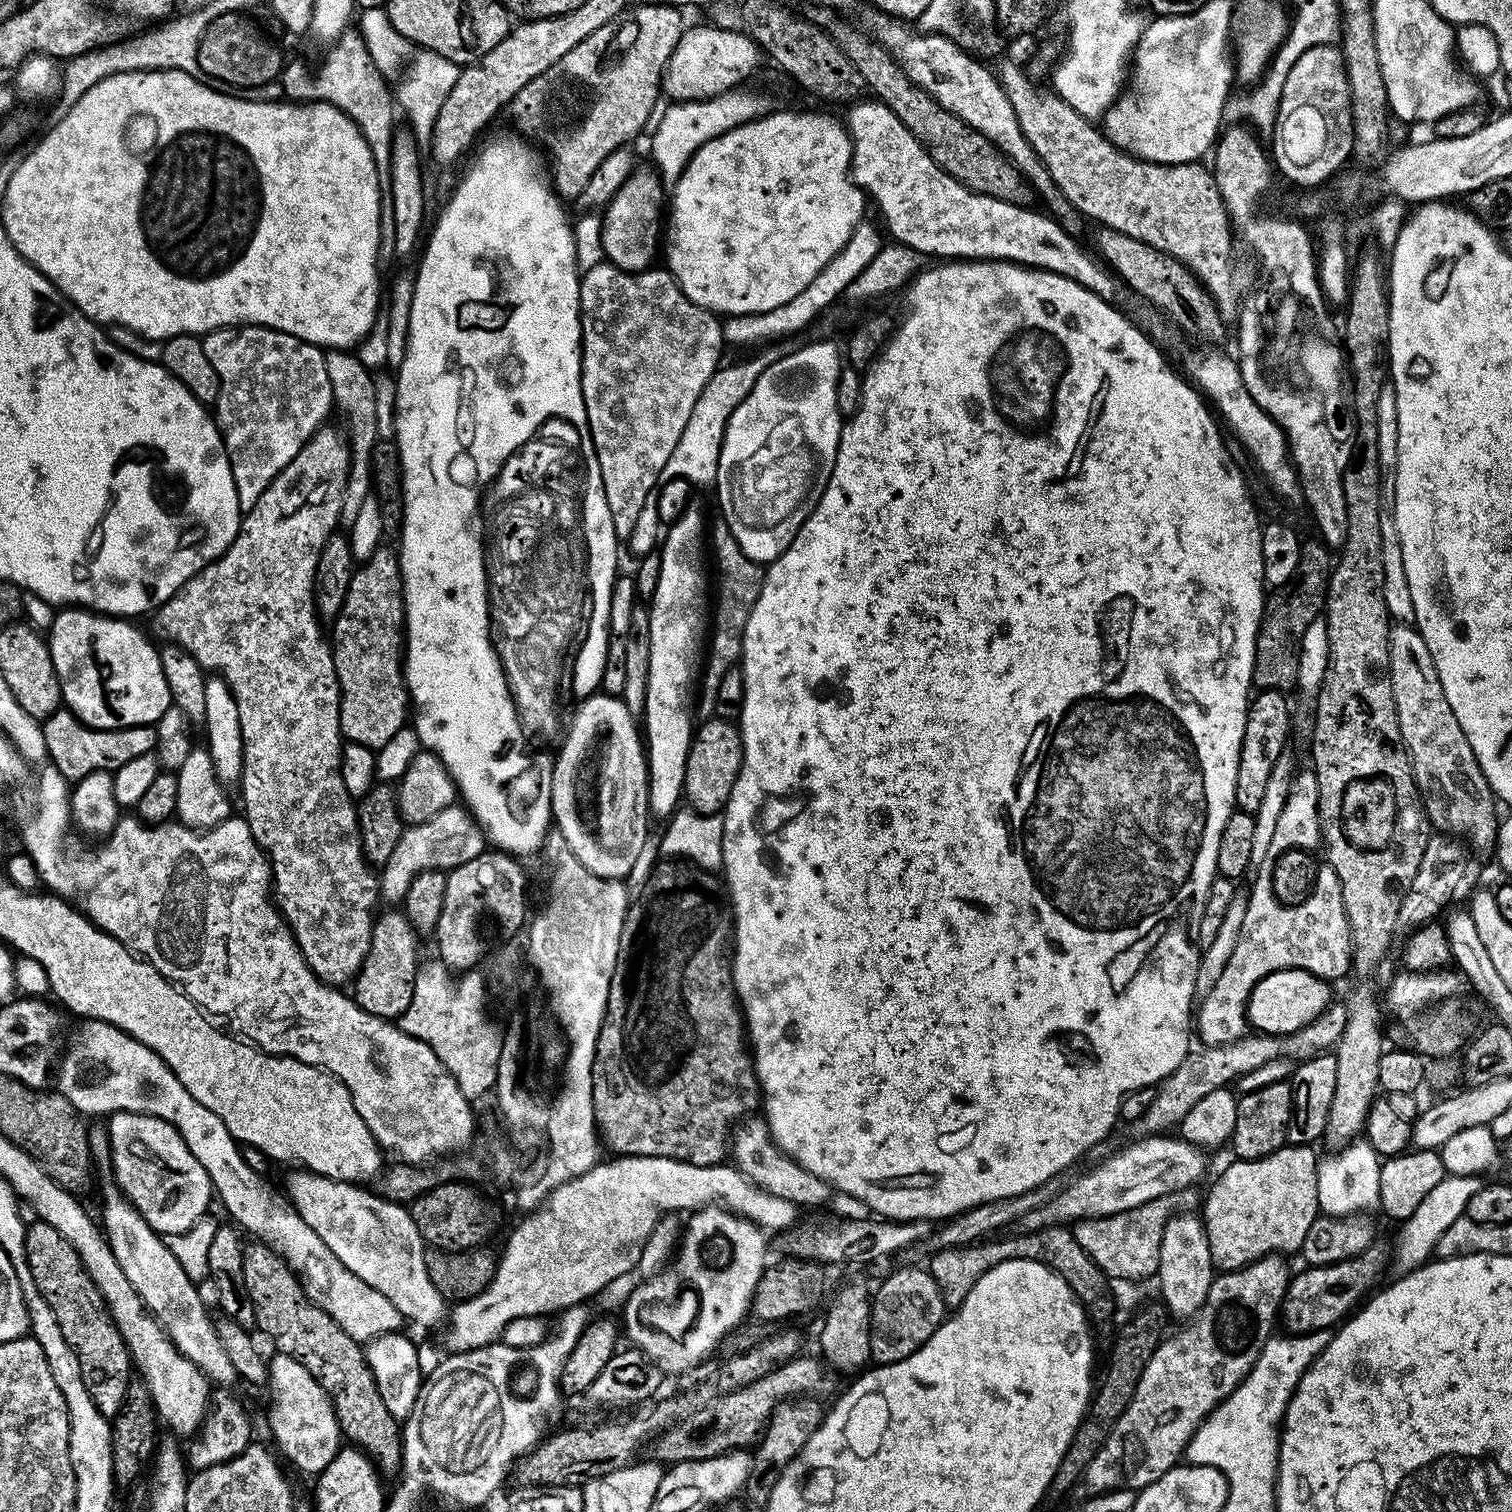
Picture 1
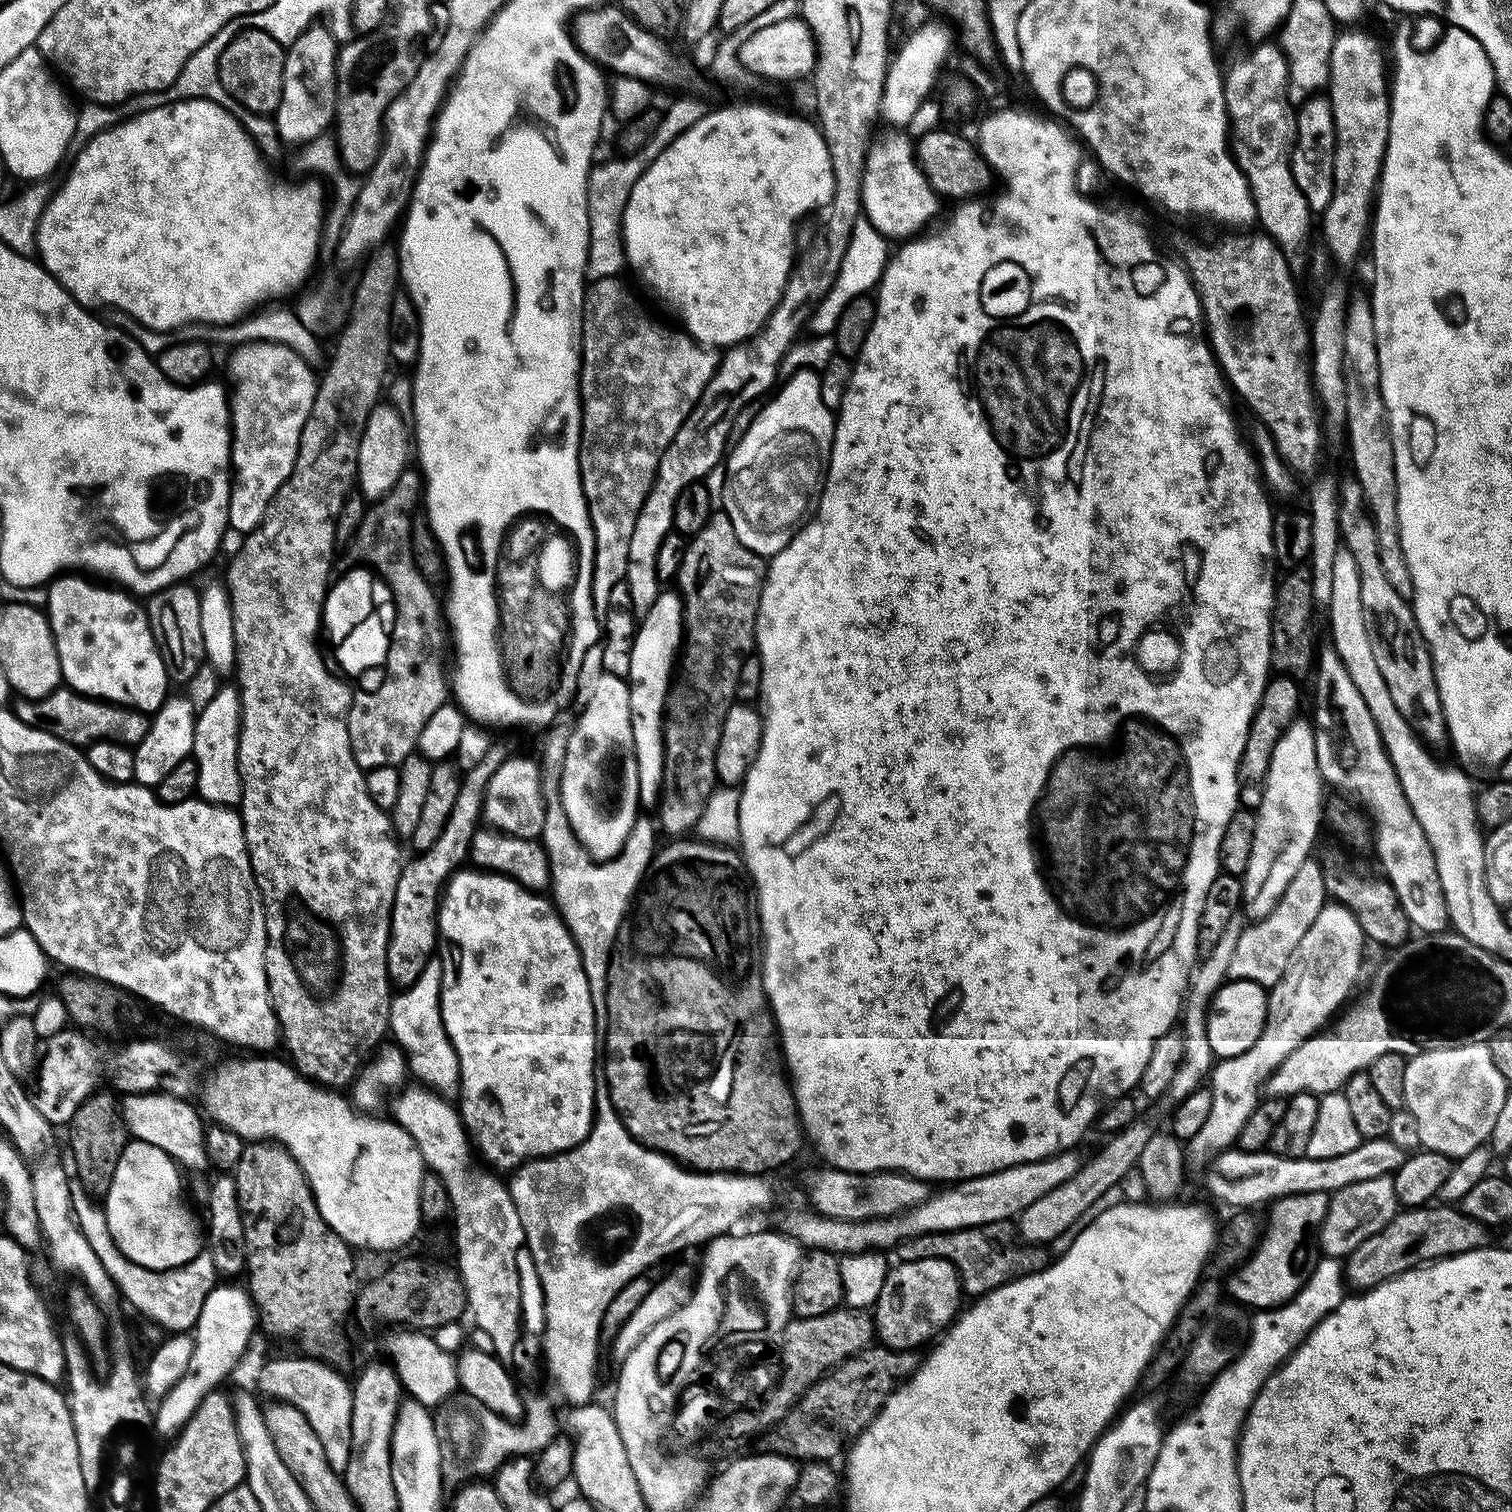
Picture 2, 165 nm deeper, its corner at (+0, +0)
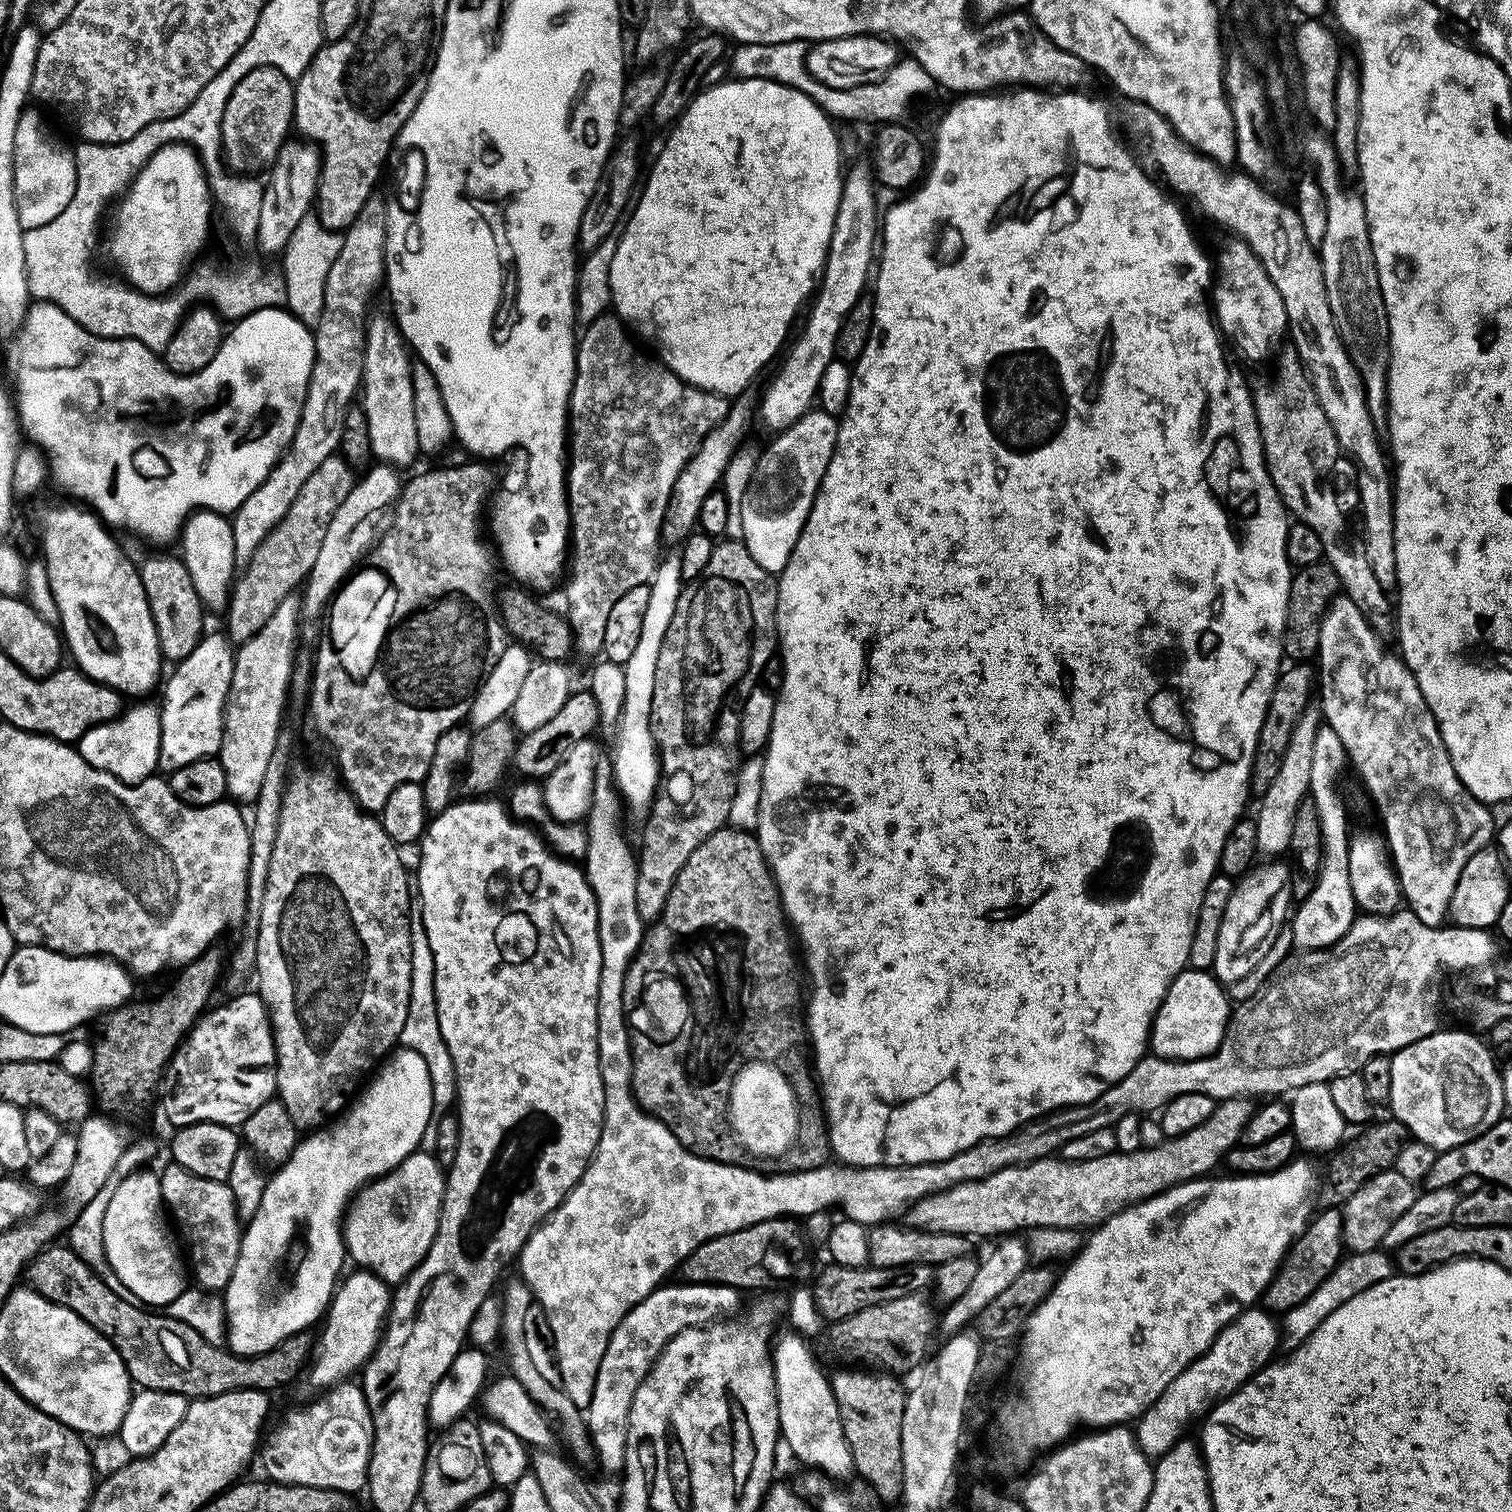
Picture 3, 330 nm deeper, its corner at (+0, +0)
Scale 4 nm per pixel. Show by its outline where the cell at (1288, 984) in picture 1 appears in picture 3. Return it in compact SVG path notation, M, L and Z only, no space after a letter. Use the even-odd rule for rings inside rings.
M1211 971L1179 972L1169 984L1168 992L1152 1020L1151 1051L1165 1060L1197 1060L1211 1056L1224 1041L1229 1019L1229 997Z

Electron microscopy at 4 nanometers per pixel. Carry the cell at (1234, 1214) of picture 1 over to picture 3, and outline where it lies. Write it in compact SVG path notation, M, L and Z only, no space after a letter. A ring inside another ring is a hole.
M1325 1207L1323 1211L1320 1217L1317 1215L1309 1223L1301 1236L1293 1240L1291 1248L1284 1256L1283 1264L1280 1265L1280 1271L1268 1283L1268 1288L1262 1297L1262 1304L1269 1313L1283 1314L1301 1304L1340 1263L1342 1253L1345 1251L1342 1230L1344 1213L1340 1208L1330 1207Z

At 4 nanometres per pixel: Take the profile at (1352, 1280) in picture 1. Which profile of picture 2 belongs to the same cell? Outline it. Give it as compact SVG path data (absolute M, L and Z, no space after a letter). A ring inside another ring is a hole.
M1436 1203L1397 1211L1396 1217L1381 1232L1366 1238L1362 1246L1352 1251L1351 1256L1343 1261L1347 1287L1352 1290L1377 1288L1412 1268L1446 1260L1463 1252L1473 1252L1489 1243L1485 1225L1474 1222L1474 1218L1461 1212L1459 1207Z

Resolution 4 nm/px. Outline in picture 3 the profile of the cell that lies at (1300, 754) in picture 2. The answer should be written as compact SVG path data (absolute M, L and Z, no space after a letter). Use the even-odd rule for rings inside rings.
M1272 860L1264 862L1268 864L1257 863L1251 870L1244 872L1233 887L1232 896L1222 914L1221 925L1218 926L1217 952L1211 967L1221 985L1230 986L1246 978L1246 974L1250 974L1250 970L1254 970L1254 966L1266 958L1266 950L1270 950L1274 938L1287 921L1293 901L1292 870L1280 862Z

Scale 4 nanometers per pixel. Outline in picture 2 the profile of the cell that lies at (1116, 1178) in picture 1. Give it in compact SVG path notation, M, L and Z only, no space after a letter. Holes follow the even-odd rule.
M1325 903L1324 909L1314 920L1314 926L1310 926L1310 930L1302 934L1302 942L1294 946L1294 954L1290 954L1290 962L1286 962L1282 978L1271 985L1268 1013L1258 1042L1254 1042L1254 1046L1242 1054L1221 1059L1212 1068L1210 1115L1202 1130L1198 1130L1198 1134L1194 1134L1194 1138L1186 1144L1186 1156L1191 1163L1193 1160L1196 1164L1207 1165L1218 1153L1227 1152L1239 1141L1242 1126L1246 1126L1246 1118L1254 1114L1262 1099L1262 1085L1272 1071L1290 1053L1298 1050L1302 1042L1317 1035L1325 1027L1323 1024L1328 1019L1331 1021L1349 1003L1348 995L1360 976L1364 944L1366 937L1362 926L1356 921L1356 915L1343 904Z

